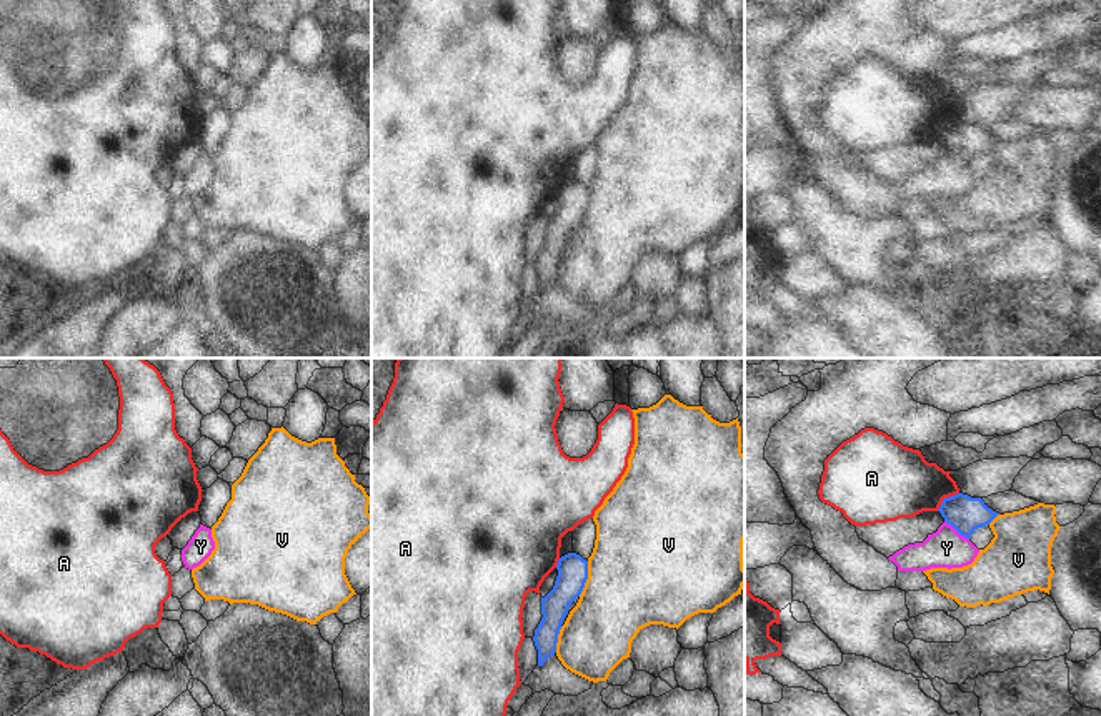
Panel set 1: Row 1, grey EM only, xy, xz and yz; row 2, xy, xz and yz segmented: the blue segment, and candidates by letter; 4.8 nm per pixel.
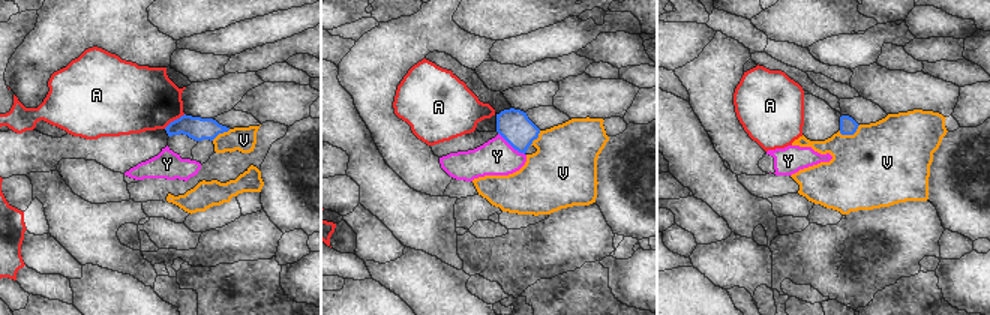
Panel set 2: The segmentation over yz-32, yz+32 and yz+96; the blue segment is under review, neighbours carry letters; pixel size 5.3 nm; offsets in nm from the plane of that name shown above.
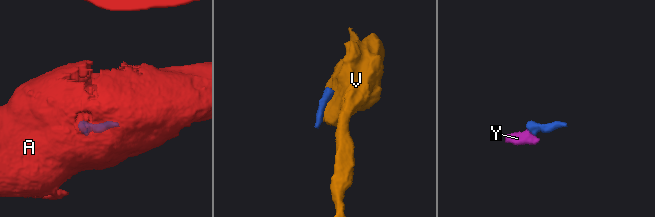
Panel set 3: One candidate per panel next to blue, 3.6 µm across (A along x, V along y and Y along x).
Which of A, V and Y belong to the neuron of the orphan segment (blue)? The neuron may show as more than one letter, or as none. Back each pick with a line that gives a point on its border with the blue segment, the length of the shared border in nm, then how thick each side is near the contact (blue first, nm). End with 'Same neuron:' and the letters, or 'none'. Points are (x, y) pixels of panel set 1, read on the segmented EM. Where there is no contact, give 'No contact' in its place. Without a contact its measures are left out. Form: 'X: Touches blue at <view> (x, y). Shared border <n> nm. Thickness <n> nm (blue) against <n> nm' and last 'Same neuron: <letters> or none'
Y: Touches blue at yz (956, 530). Shared border 160 nm. Thickness 170 nm (blue) against 190 nm
Same neuron: Y.

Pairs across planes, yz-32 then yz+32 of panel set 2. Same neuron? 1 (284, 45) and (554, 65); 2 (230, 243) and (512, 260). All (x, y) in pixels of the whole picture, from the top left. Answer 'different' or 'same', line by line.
1: same
2: same

